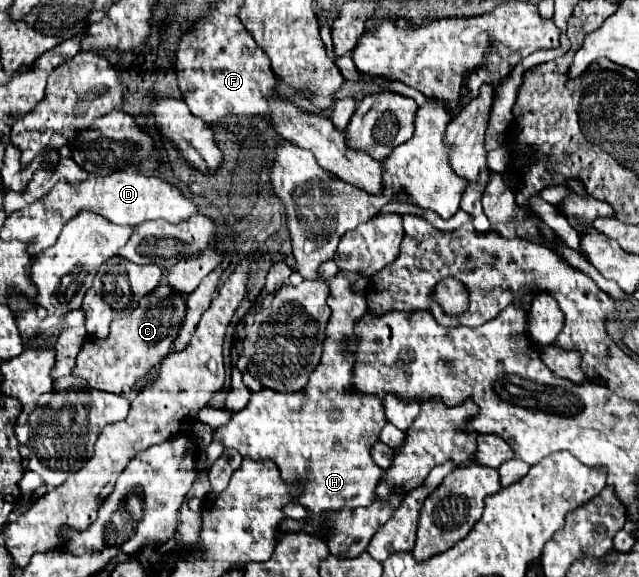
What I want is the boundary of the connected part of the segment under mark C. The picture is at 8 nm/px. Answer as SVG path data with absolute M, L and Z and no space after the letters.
M161 284L155 292L139 300L139 308L129 316L111 322L111 334L107 340L87 338L81 352L77 354L77 364L73 376L83 378L91 388L121 394L127 388L133 388L137 380L155 372L157 364L169 352L177 330L185 320L185 302L177 292L167 284Z

